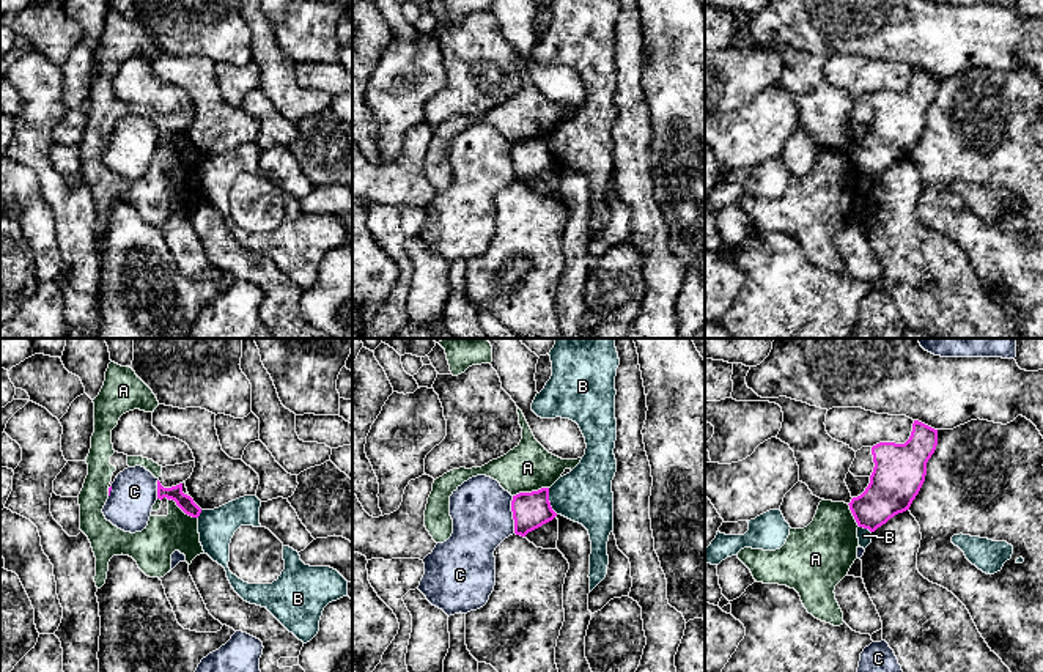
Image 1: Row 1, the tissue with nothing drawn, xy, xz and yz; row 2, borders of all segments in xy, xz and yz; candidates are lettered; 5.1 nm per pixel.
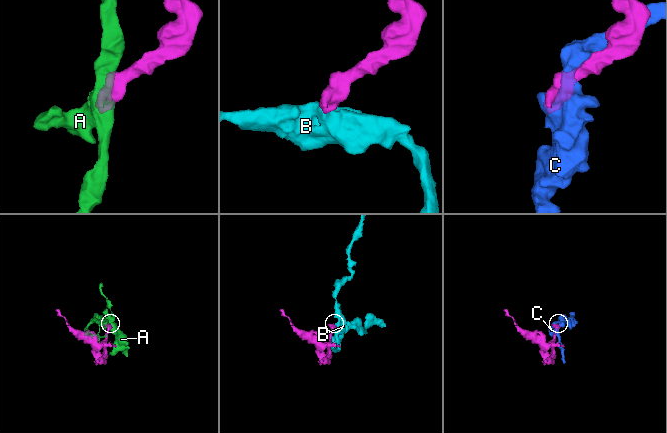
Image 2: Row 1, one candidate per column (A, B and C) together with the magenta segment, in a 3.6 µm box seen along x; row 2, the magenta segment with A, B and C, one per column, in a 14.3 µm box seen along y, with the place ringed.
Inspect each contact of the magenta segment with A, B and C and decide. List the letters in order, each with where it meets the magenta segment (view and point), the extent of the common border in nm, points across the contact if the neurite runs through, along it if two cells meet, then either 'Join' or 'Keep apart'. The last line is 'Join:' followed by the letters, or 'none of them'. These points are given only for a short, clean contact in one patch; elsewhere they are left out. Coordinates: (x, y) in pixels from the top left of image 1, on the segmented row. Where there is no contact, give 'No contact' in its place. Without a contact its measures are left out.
A: Touches magenta at xz (532, 491). Shared border 190 nm. Keep apart
B: Touches magenta at xz (548, 501). Shared border 140 nm. Boundary: xz (548, 488), (549, 505), (557, 513). Keep apart
C: Touches magenta at xz (513, 515). Shared border 190 nm. Keep apart
Join: none of them

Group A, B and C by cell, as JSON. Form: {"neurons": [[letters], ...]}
{"neurons": [["A"], ["B"], ["C"]]}

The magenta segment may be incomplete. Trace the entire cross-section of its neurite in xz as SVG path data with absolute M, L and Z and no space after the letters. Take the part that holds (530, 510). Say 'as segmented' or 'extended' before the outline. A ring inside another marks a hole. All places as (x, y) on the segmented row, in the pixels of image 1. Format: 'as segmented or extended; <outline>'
as segmented; M549 488L513 496L511 511L514 519L514 534L521 537L525 537L529 532L557 516L549 502Z

